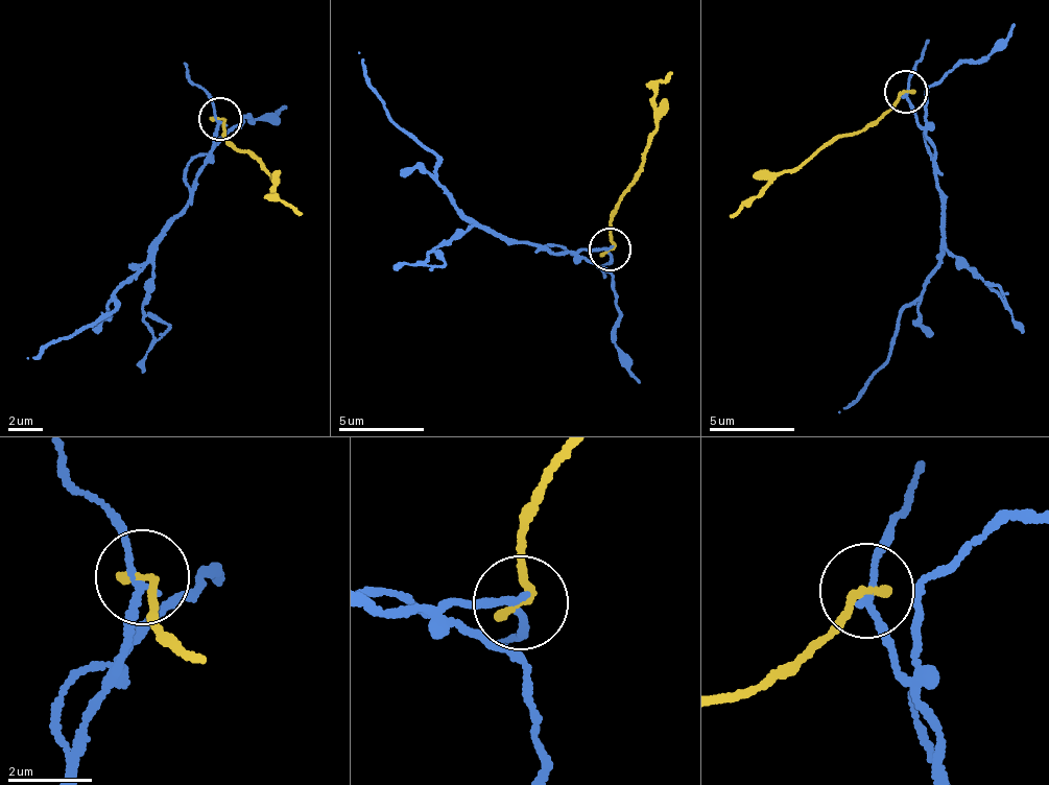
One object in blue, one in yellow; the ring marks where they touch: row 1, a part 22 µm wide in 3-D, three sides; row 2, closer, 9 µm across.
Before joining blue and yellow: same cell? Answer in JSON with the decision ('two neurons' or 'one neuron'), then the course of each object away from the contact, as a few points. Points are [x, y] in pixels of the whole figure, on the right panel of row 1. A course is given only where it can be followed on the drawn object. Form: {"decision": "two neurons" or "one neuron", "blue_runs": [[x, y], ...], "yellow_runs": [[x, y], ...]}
{"decision": "two neurons", "blue_runs": [[907, 92], [914, 122], [934, 152], [943, 246], [923, 290], [900, 315], [886, 361], [839, 410]], "yellow_runs": [[907, 92], [859, 132], [814, 155], [728, 216]]}

